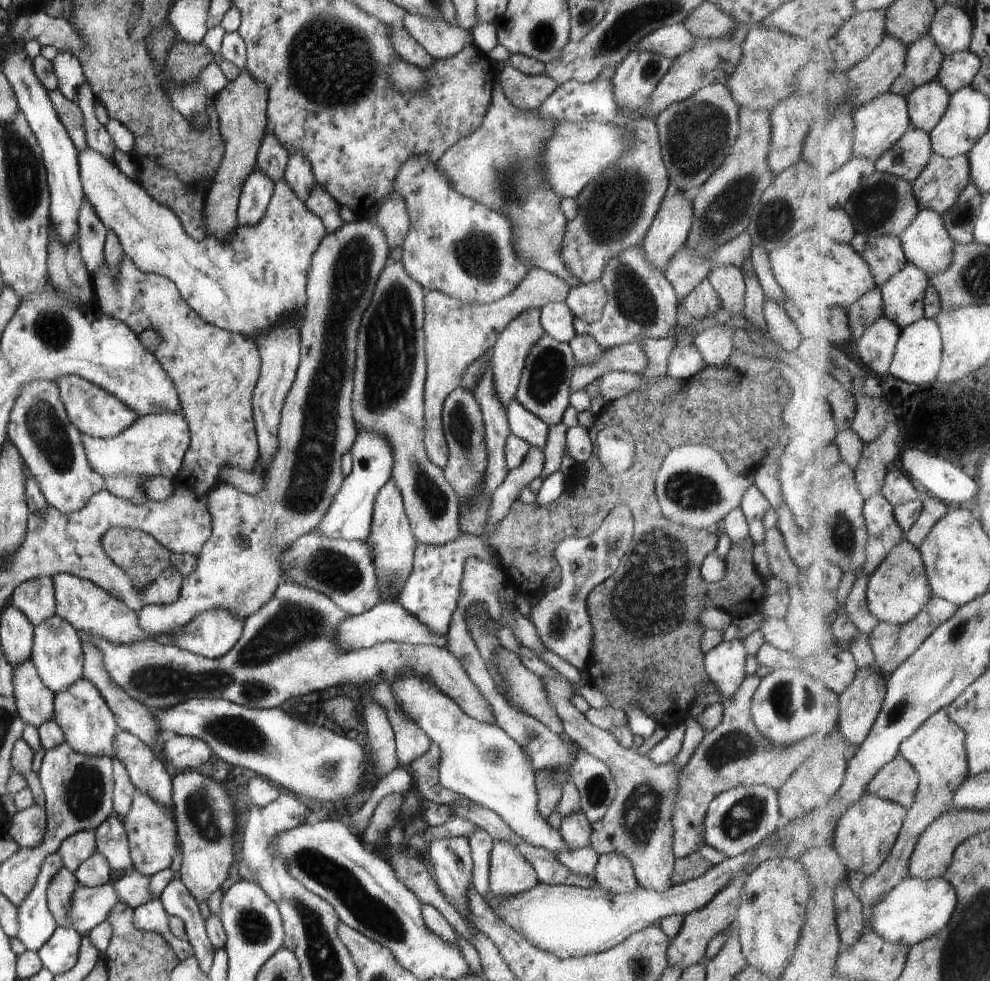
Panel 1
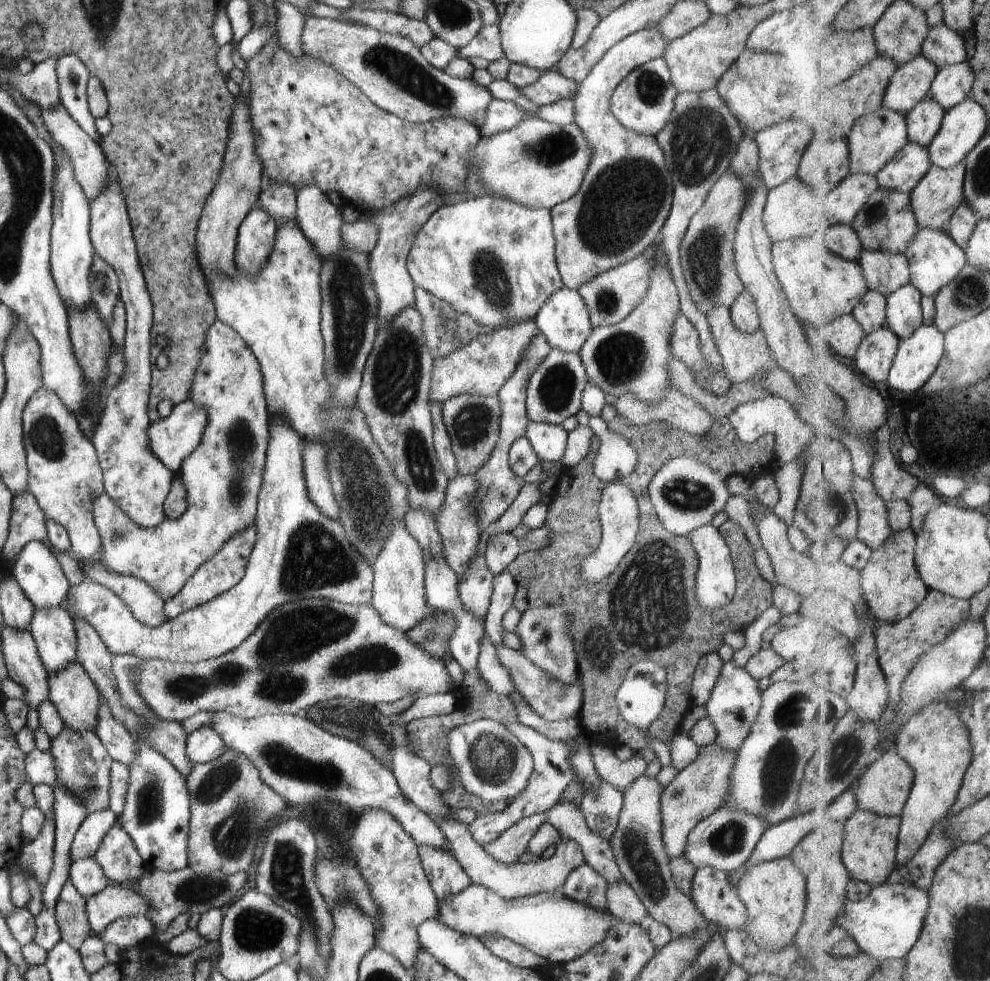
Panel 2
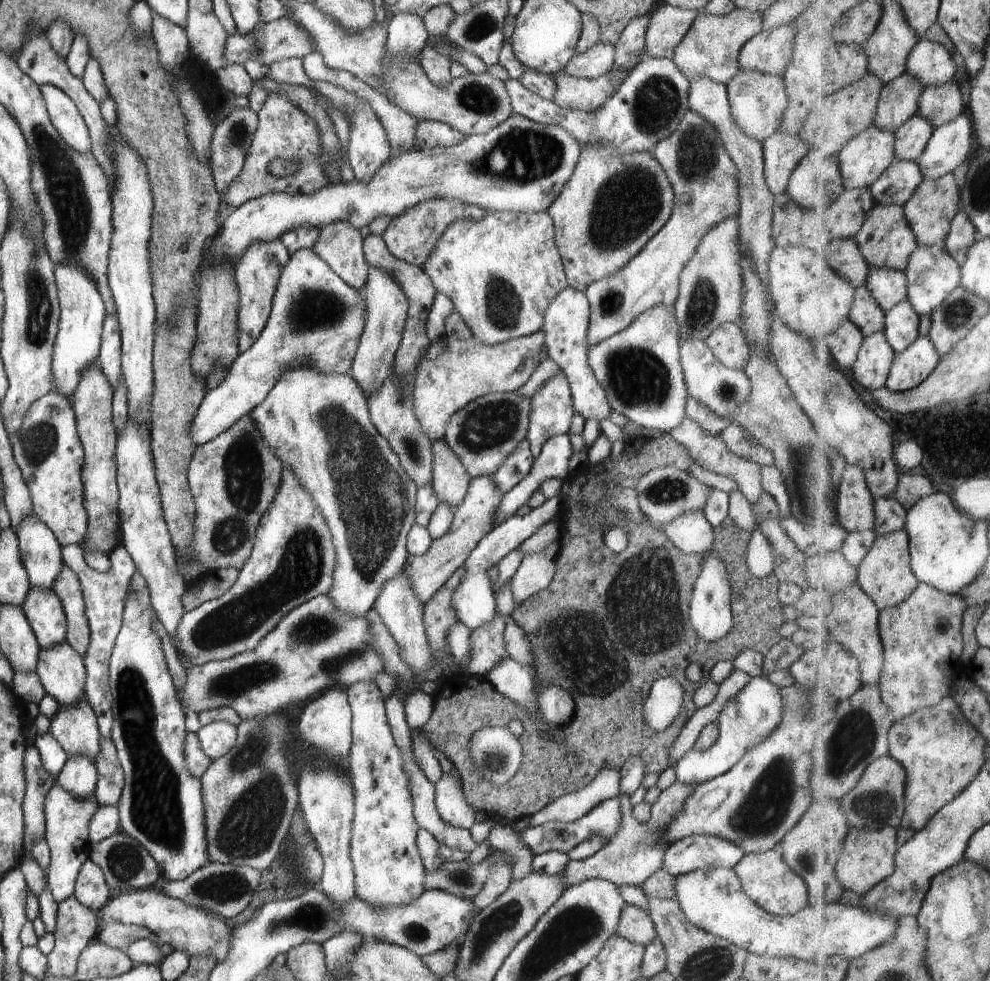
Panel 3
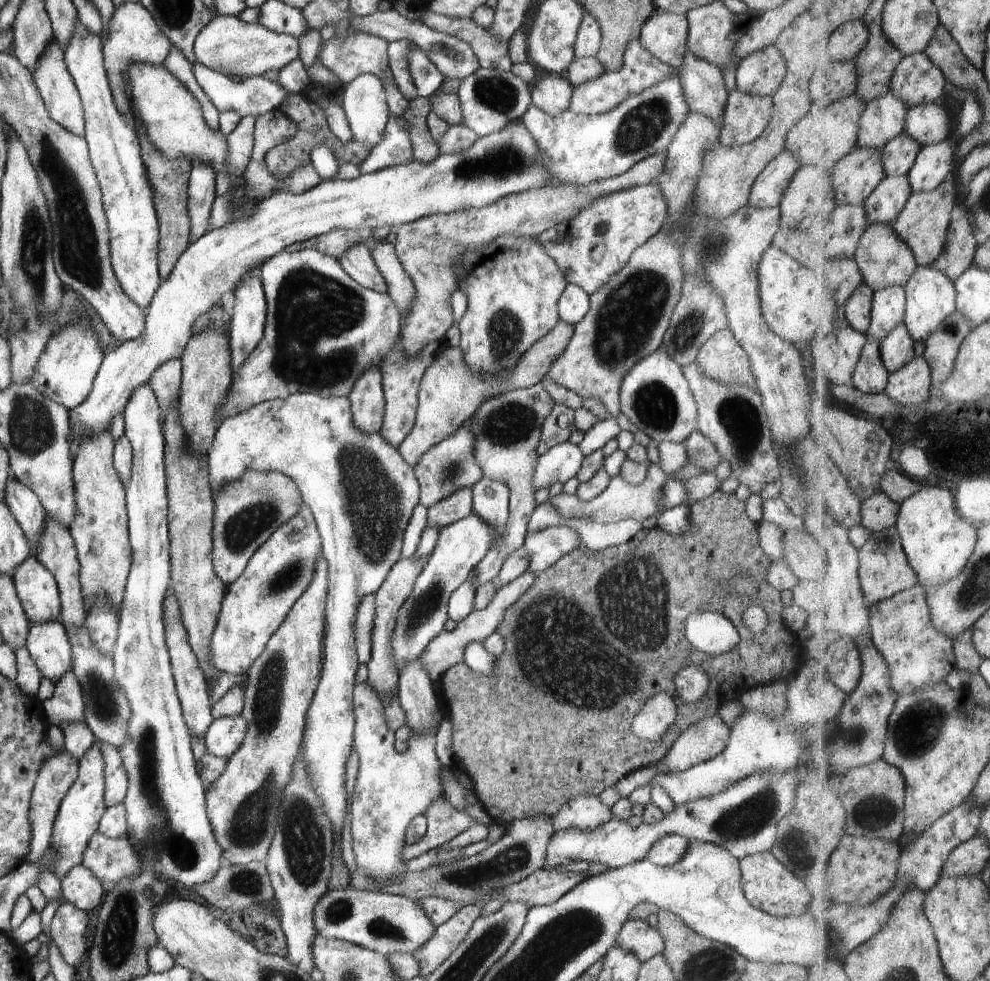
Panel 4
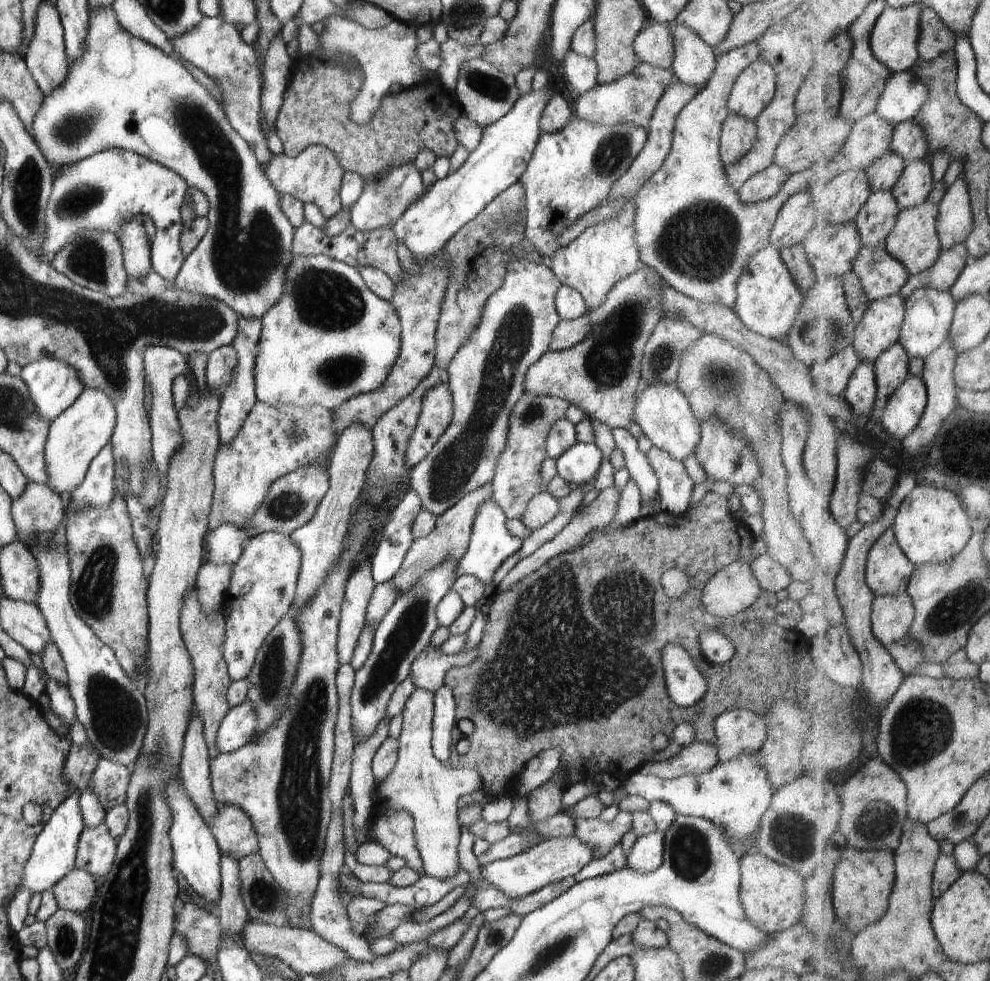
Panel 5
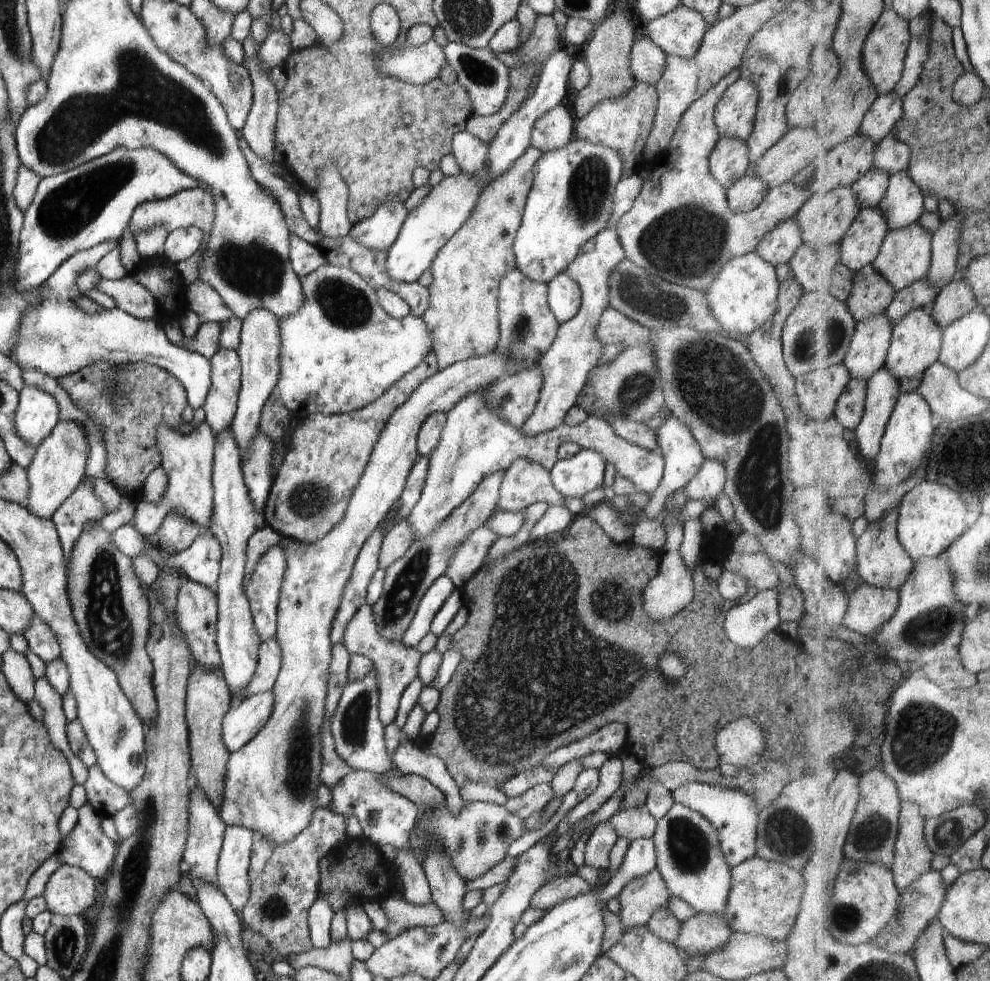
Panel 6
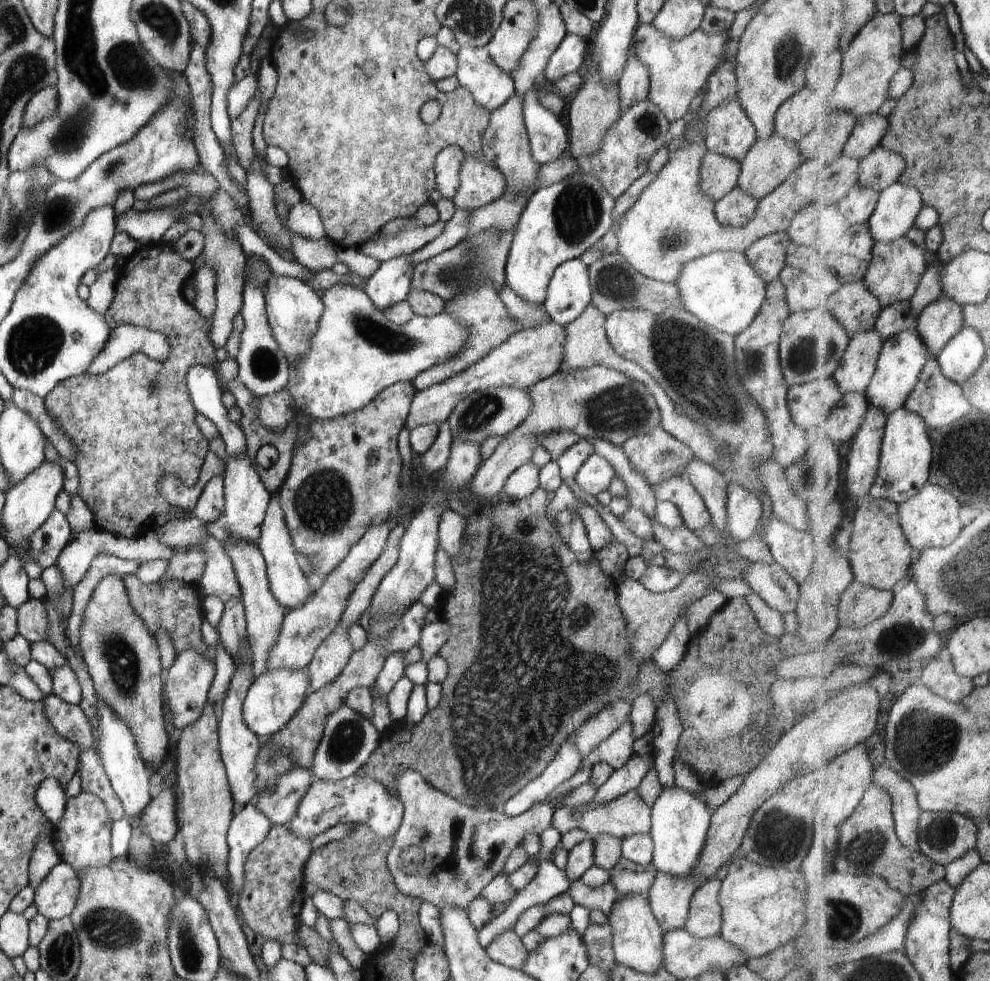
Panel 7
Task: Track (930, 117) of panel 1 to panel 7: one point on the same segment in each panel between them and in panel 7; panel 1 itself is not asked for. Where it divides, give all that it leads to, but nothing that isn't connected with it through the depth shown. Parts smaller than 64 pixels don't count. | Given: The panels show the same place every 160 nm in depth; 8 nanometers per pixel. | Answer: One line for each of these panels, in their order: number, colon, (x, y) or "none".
2: (925, 121)
3: (913, 138)
4: (899, 156)
5: (884, 175)
6: (871, 190)
7: (859, 207)

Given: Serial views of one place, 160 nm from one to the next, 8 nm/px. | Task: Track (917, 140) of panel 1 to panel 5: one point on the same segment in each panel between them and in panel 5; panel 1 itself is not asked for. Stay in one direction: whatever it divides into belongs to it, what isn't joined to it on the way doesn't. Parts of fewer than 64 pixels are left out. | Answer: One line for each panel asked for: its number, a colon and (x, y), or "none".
2: (907, 171)
3: (899, 184)
4: (889, 201)
5: (877, 221)

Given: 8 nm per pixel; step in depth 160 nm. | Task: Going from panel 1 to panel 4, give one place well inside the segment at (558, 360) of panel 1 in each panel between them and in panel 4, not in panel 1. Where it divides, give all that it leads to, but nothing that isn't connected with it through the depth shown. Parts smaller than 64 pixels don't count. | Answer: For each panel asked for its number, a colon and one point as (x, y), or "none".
2: (554, 390)
3: (551, 411)
4: (559, 424)

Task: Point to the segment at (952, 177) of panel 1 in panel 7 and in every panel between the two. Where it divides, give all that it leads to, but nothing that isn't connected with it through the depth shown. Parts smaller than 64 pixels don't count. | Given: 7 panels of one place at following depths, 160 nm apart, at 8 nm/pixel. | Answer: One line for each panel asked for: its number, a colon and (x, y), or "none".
2: (936, 200)
3: (931, 212)
4: (925, 225)
5: (916, 242)
6: (906, 258)
7: (896, 274)

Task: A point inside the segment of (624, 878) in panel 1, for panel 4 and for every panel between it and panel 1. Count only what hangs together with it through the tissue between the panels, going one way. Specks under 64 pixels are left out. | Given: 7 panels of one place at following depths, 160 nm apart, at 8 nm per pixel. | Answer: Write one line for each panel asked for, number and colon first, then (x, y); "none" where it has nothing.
2: (623, 903)
3: (635, 924)
4: (645, 941)

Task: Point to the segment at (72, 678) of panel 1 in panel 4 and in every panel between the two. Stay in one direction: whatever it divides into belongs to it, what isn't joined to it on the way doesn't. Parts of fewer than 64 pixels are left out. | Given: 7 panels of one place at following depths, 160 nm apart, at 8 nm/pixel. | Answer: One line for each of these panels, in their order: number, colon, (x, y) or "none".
2: (52, 628)
3: (44, 611)
4: (36, 588)

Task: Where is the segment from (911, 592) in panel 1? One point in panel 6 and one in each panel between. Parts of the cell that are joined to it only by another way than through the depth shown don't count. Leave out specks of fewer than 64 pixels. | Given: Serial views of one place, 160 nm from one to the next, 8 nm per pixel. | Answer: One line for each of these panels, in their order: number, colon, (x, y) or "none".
2: (894, 587)
3: (887, 575)
4: (886, 570)
5: (890, 570)
6: (883, 561)

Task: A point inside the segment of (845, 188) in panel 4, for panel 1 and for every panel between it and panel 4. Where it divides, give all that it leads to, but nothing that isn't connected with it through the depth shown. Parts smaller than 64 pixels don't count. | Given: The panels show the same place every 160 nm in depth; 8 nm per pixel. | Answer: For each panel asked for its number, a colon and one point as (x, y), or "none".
1: (883, 123)
2: (878, 138)
3: (865, 159)

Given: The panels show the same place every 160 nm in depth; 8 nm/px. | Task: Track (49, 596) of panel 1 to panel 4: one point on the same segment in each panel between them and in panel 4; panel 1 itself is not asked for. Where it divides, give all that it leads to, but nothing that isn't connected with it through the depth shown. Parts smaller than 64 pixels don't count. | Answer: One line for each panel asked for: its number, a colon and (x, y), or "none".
2: (37, 570)
3: (40, 552)
4: (27, 509)

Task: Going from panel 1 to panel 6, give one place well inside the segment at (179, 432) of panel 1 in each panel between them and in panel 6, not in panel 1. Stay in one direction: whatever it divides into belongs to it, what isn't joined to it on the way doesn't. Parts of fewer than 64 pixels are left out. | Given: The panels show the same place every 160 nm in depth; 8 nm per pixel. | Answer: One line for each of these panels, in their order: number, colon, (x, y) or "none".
2: (173, 438)
3: (316, 321)
4: (323, 331)
5: (329, 338)
6: (340, 352)

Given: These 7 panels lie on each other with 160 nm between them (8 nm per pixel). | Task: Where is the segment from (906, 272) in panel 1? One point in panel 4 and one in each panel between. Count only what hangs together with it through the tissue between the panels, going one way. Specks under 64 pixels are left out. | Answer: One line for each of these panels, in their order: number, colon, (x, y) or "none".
2: (905, 314)
3: (903, 322)
4: (899, 349)

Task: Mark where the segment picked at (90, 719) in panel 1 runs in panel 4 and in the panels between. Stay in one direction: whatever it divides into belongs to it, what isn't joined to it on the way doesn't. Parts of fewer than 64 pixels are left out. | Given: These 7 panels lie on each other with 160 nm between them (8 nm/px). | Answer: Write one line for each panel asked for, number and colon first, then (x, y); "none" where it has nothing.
2: (71, 690)
3: (61, 669)
4: (48, 644)

